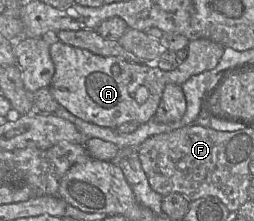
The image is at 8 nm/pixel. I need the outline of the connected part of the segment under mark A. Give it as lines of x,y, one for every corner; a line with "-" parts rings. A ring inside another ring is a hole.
206,38
191,39
187,48
185,61
172,71
163,71
155,63
131,63
121,57
100,56
56,40
50,45
55,72
48,88
63,108
85,122
113,129
129,121
144,124
154,118
167,84
181,86
190,77
214,69
224,53
221,44
-
115,64
120,66
119,74
112,72
-
139,87
148,89
144,103
138,103
135,98

